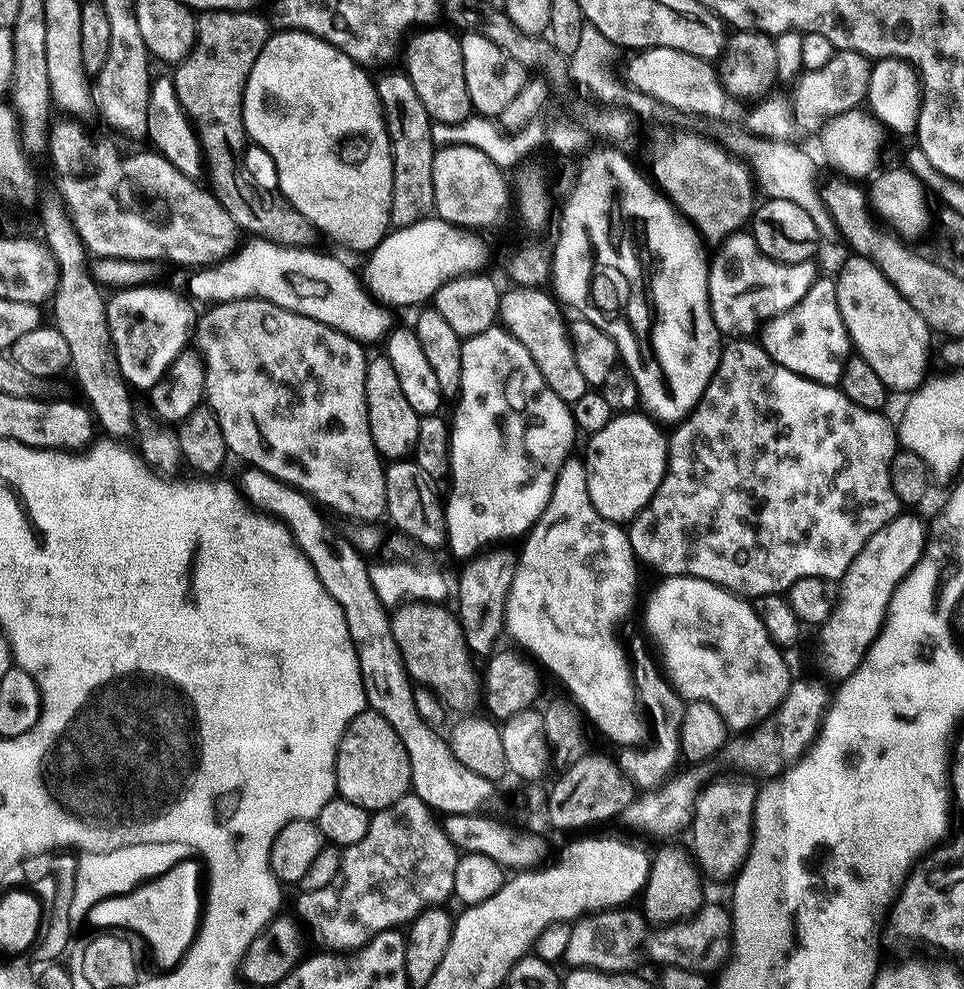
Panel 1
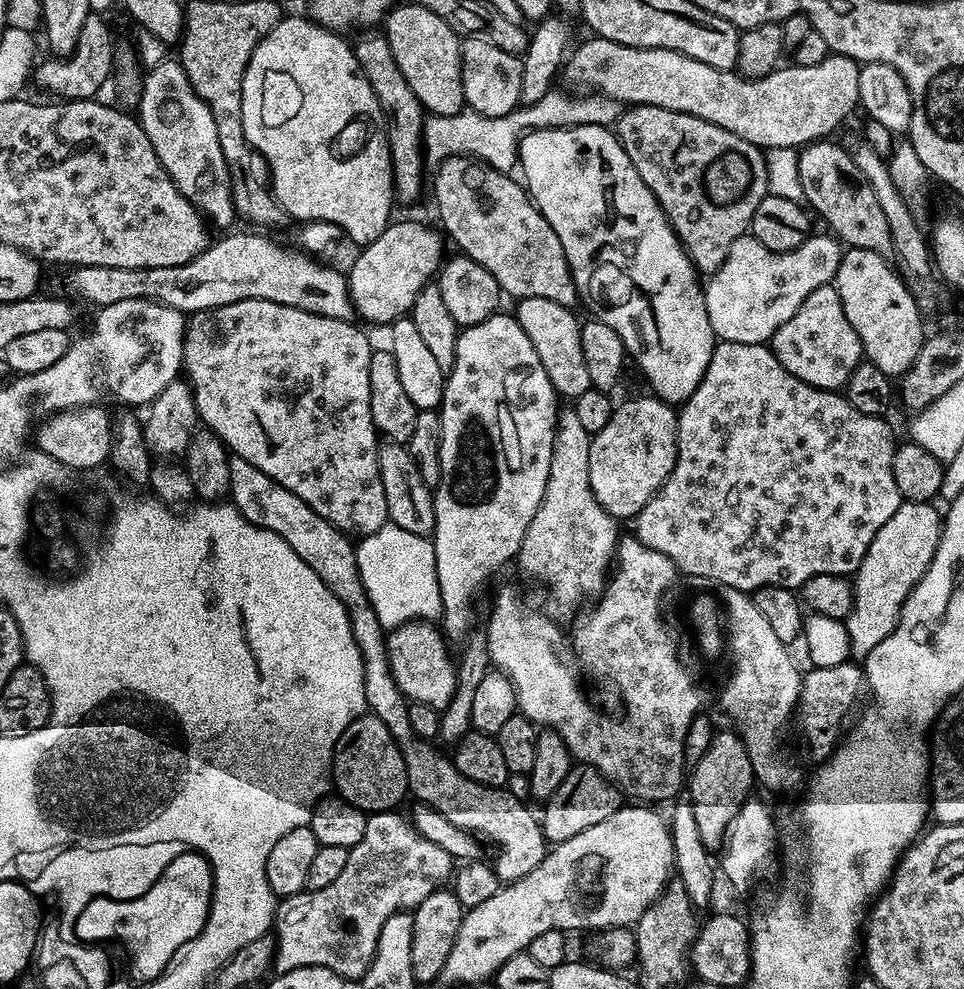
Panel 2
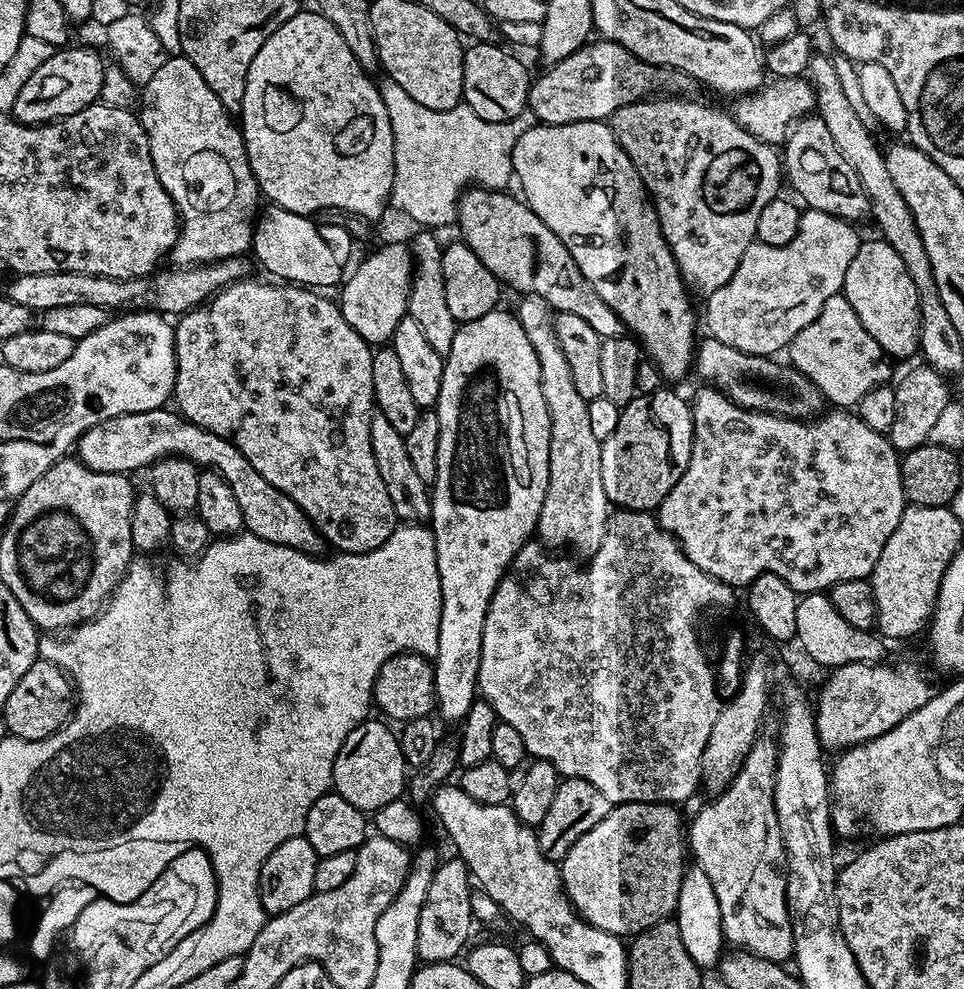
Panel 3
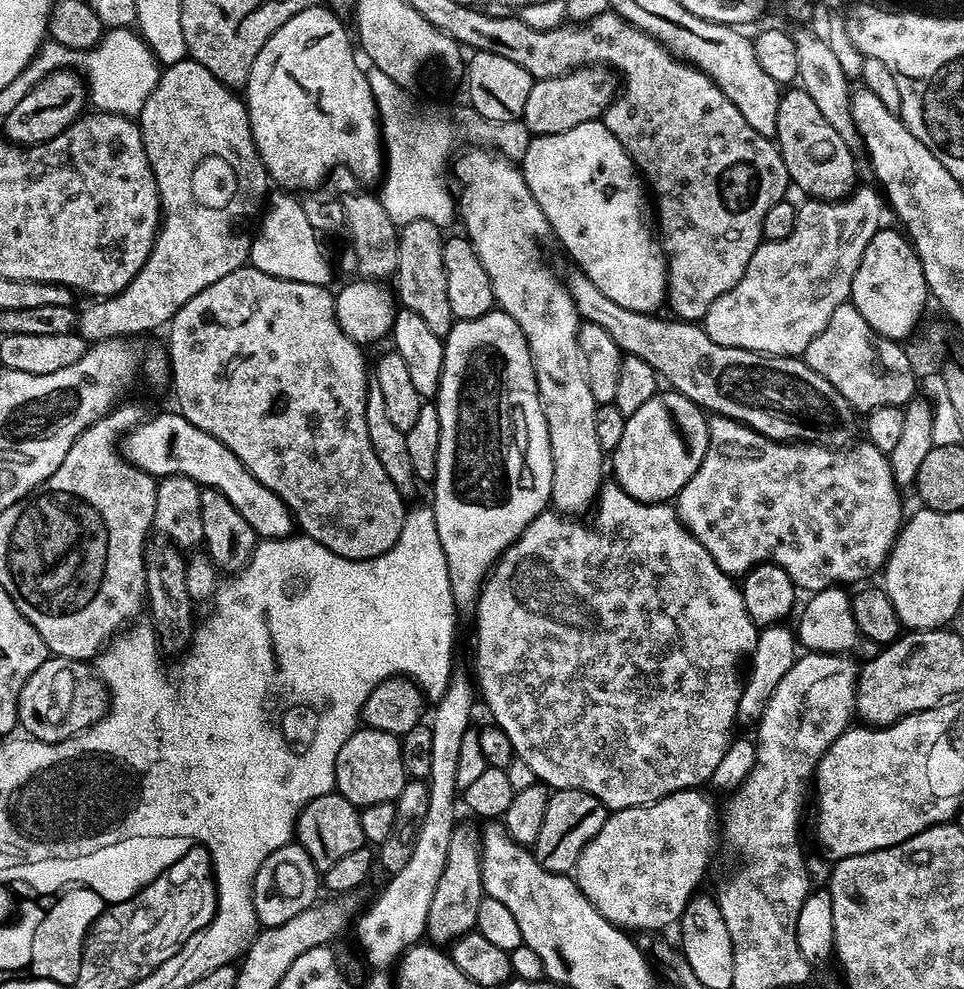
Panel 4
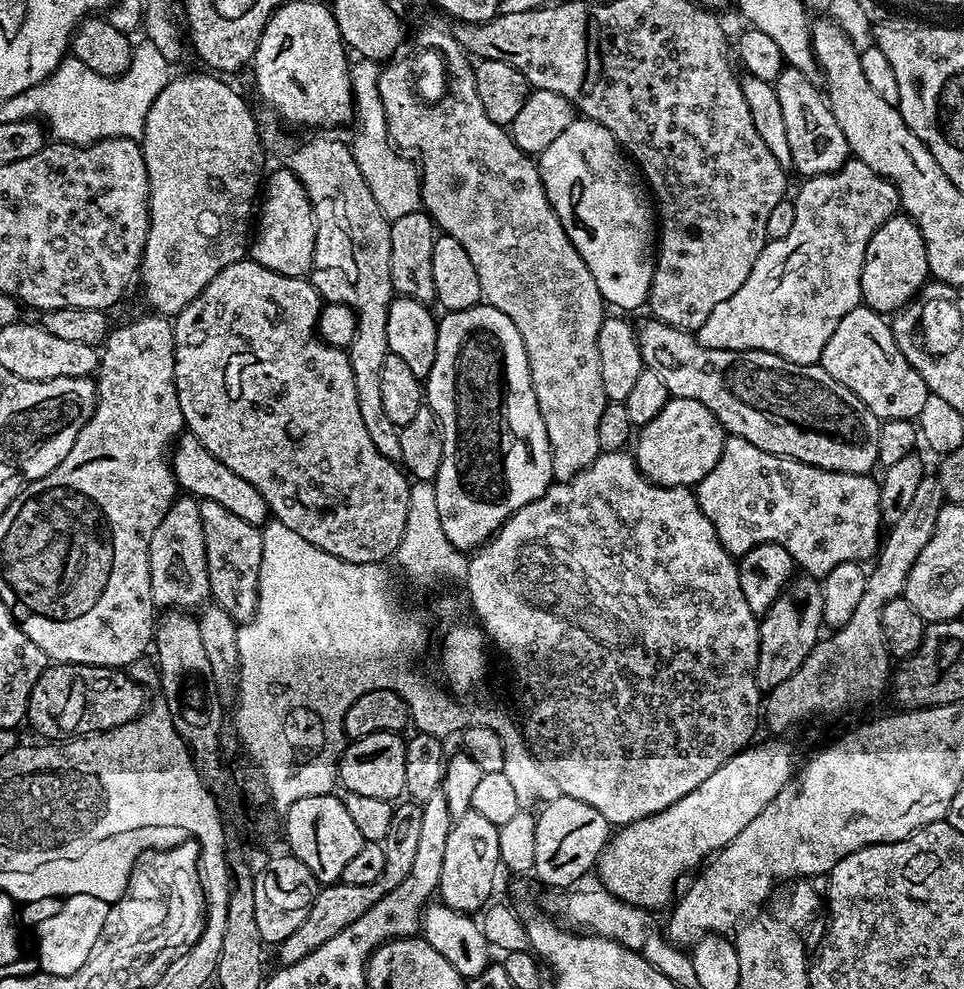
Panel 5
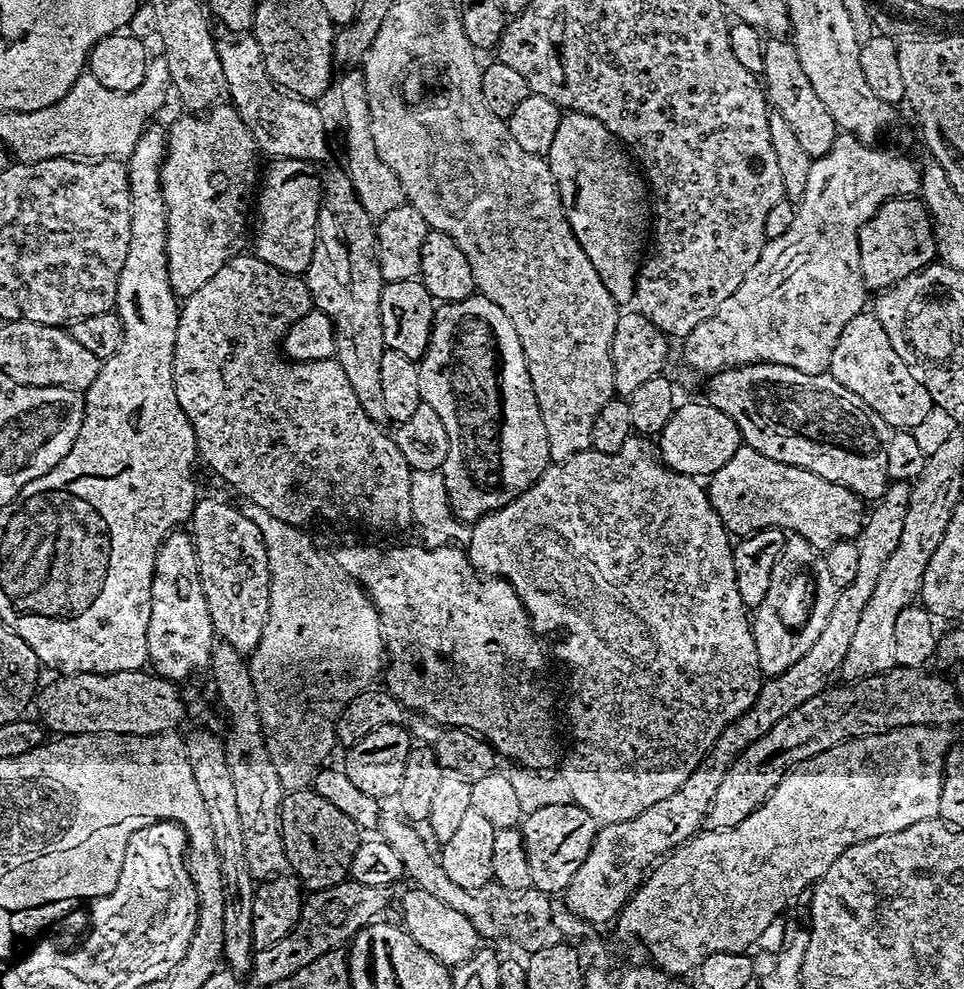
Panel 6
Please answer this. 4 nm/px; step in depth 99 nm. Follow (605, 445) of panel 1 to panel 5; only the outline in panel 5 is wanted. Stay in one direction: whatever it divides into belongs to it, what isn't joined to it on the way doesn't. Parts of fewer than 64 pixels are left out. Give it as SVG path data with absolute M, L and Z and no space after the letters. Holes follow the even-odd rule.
M673 396L635 433L636 464L651 484L661 484L664 488L692 488L718 466L725 439L724 427L713 412L702 406L702 402Z

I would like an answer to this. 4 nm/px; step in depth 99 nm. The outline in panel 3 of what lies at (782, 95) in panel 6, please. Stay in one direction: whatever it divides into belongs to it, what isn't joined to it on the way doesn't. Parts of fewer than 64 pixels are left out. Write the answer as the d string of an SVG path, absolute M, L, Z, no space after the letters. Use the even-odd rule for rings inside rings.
M805 118L789 131L788 139L782 145L782 172L787 183L788 180L792 183L793 190L797 192L795 195L808 208L840 216L849 222L860 222L863 216L871 213L870 198L858 174L854 174L850 162L846 162L838 146L834 146L834 138L830 138L826 122L818 118Z

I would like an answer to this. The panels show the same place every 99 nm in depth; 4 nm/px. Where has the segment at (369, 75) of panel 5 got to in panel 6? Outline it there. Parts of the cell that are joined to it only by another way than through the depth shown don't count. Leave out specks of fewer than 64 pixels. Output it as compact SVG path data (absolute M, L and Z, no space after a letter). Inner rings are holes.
M352 68L345 72L348 73L341 78L338 86L338 96L346 124L346 165L344 166L363 208L374 220L379 220L405 203L404 191L397 176L378 158L370 138L369 104L366 98L363 71Z

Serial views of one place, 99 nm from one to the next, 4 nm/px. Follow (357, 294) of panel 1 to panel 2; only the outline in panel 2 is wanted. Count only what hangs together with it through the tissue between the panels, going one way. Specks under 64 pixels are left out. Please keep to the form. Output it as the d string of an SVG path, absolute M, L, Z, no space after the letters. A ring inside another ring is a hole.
M236 232L231 234L224 234L220 241L216 241L209 245L207 251L195 256L190 262L186 262L182 266L158 266L157 268L107 268L106 266L76 266L71 269L72 272L68 276L68 288L73 292L71 295L75 297L77 301L85 300L88 304L96 304L97 309L105 308L106 306L114 306L114 302L126 302L127 300L153 300L156 304L165 304L170 306L174 310L183 312L185 314L195 314L198 312L207 312L209 314L216 311L217 308L222 306L230 306L234 302L242 302L243 300L265 300L266 302L278 302L282 306L294 306L298 310L306 310L310 314L318 314L319 316L325 316L326 318L336 318L338 320L351 321L354 316L354 309L352 305L352 298L349 292L349 281L346 279L345 273L342 271L335 272L332 268L327 268L326 265L320 264L319 259L313 258L311 255L305 254L303 251L295 250L296 252L287 252L284 248L279 248L278 245L272 241L267 240L267 235L257 234L252 232Z

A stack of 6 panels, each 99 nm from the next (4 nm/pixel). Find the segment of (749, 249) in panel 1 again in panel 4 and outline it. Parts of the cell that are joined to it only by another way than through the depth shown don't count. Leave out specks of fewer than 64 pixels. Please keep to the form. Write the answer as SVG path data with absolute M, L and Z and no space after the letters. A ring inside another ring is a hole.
M875 187L860 188L848 193L843 200L813 200L805 199L796 210L796 221L794 222L794 230L786 238L781 240L764 240L754 250L754 258L750 258L750 266L746 266L746 274L742 274L742 278L738 282L738 286L734 286L734 290L726 290L726 294L722 294L722 298L718 298L714 302L714 306L710 306L710 310L706 310L702 327L711 340L718 342L722 346L730 346L731 348L751 348L753 352L765 352L768 356L794 356L803 357L806 346L814 340L818 334L822 334L822 330L830 322L830 318L834 314L834 310L838 310L838 306L842 306L851 297L852 283L854 282L854 270L858 270L858 262L862 262L862 254L866 250L866 246L870 242L870 238L874 238L874 234L880 231L882 221L880 215L886 212L886 202Z

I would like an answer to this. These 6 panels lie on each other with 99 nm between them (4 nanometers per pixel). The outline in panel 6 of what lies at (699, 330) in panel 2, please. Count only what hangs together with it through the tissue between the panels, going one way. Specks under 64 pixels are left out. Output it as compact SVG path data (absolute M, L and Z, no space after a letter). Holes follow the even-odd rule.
M565 111L561 115L546 159L564 213L570 222L570 230L574 230L582 250L586 250L586 258L590 258L594 270L598 270L602 286L610 290L617 305L631 305L636 294L636 276L640 273L640 265L646 256L646 245L650 240L650 189L643 175L620 141L610 134L610 130L606 130L598 118L590 118L581 112Z

